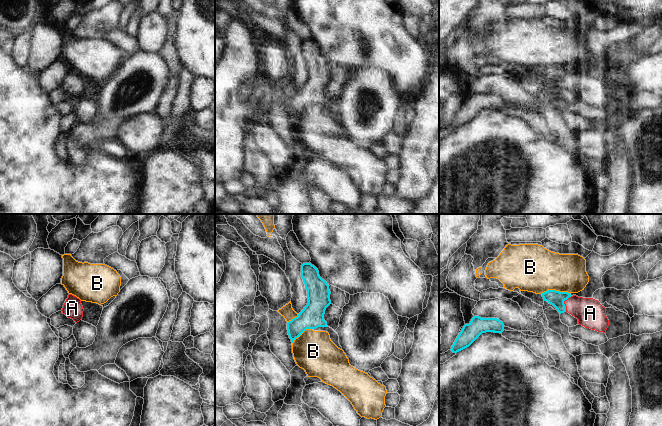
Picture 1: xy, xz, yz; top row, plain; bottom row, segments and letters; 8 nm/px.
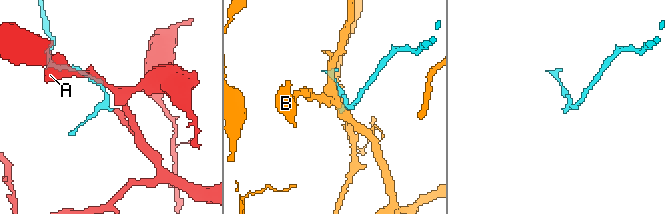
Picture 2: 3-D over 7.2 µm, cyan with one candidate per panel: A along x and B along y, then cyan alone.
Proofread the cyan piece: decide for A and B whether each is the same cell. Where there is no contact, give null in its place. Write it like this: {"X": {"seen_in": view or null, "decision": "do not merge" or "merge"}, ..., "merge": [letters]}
{"A": {"seen_in": "yz", "decision": "merge"}, "B": {"seen_in": "yz", "decision": "do not merge"}, "merge": ["A"]}

